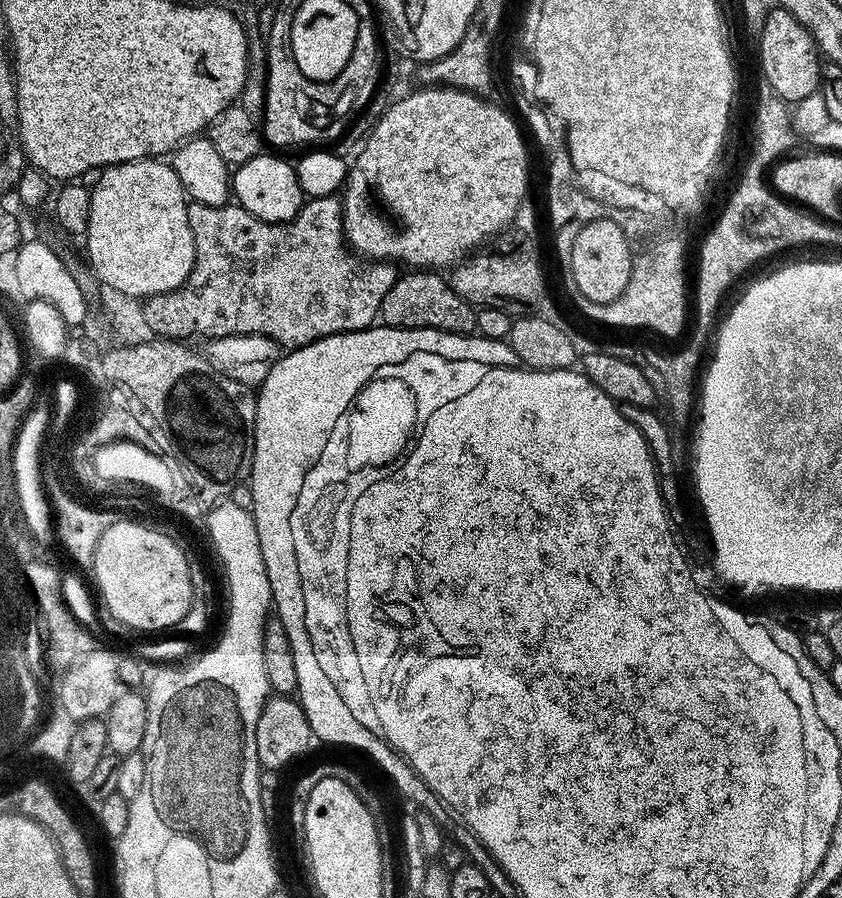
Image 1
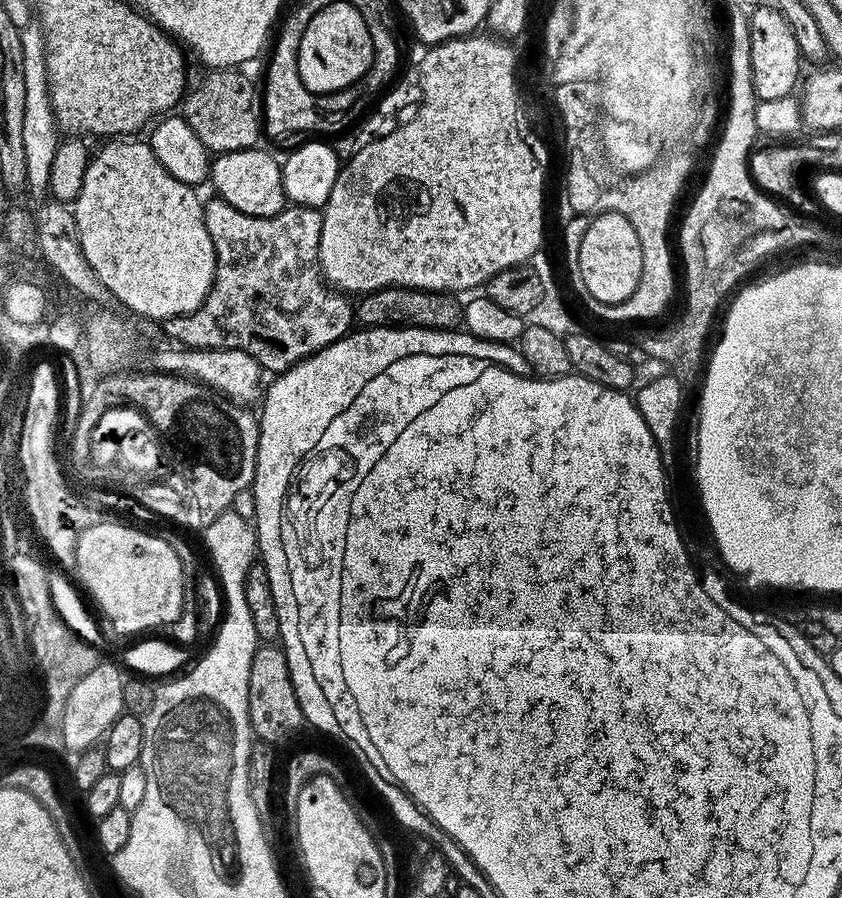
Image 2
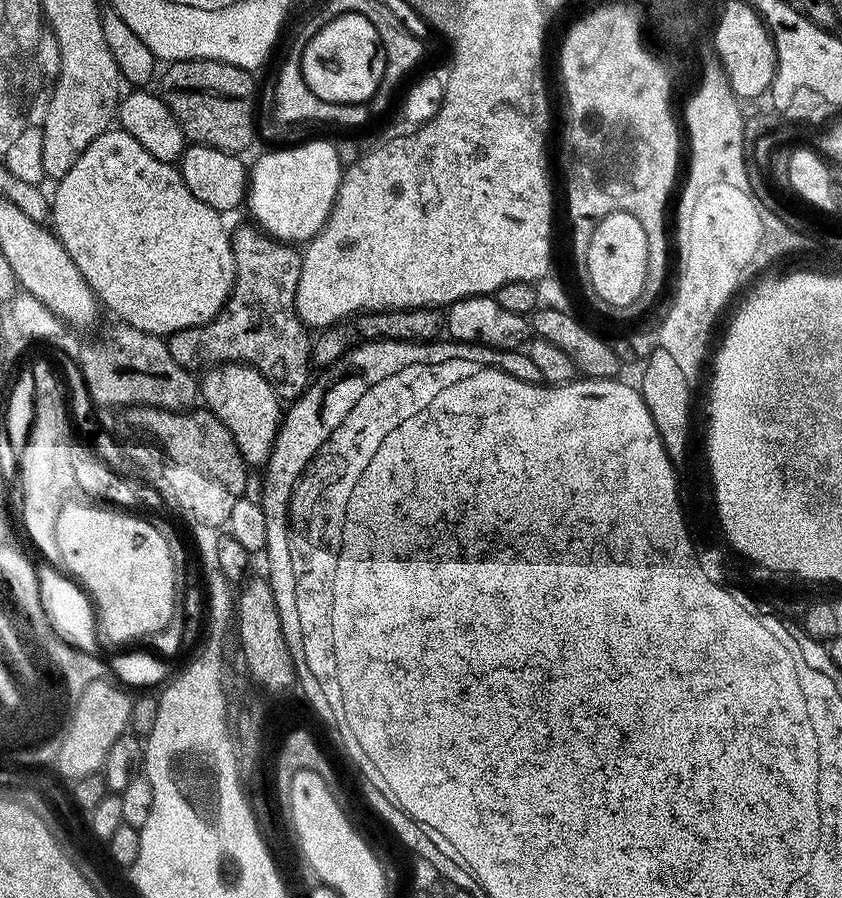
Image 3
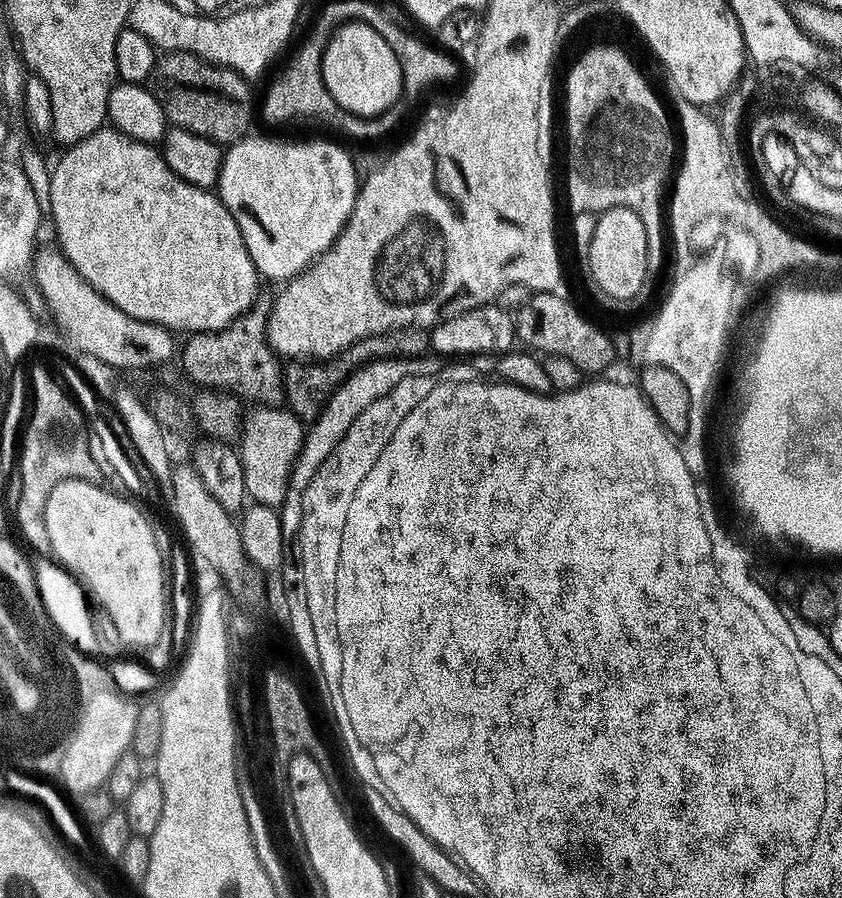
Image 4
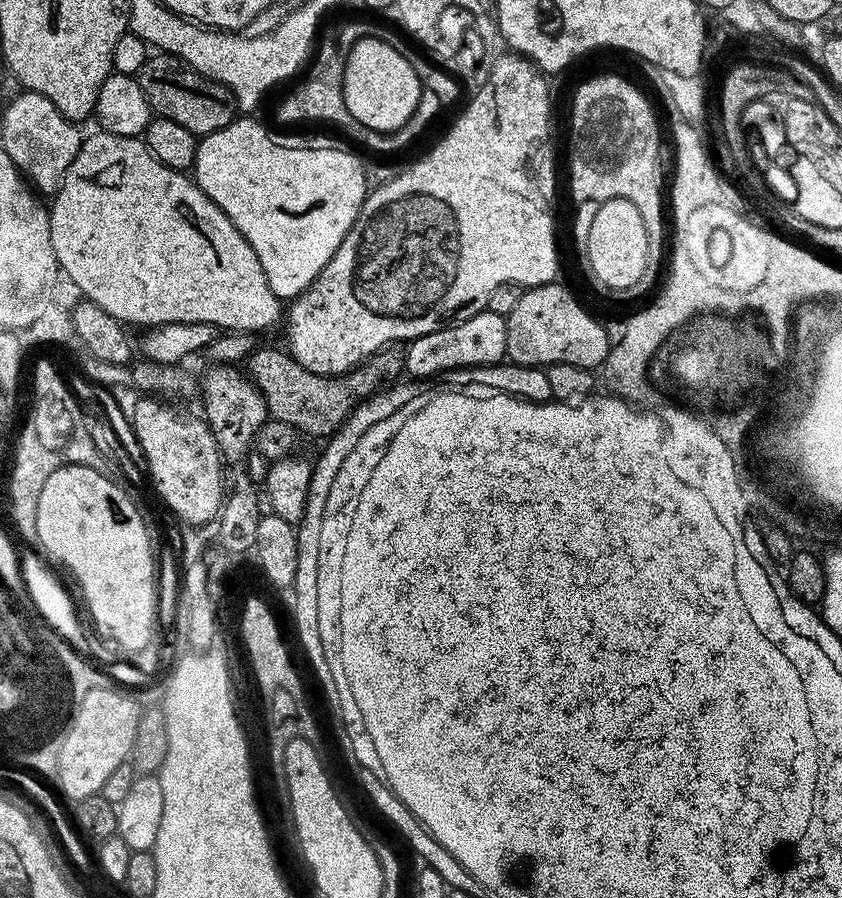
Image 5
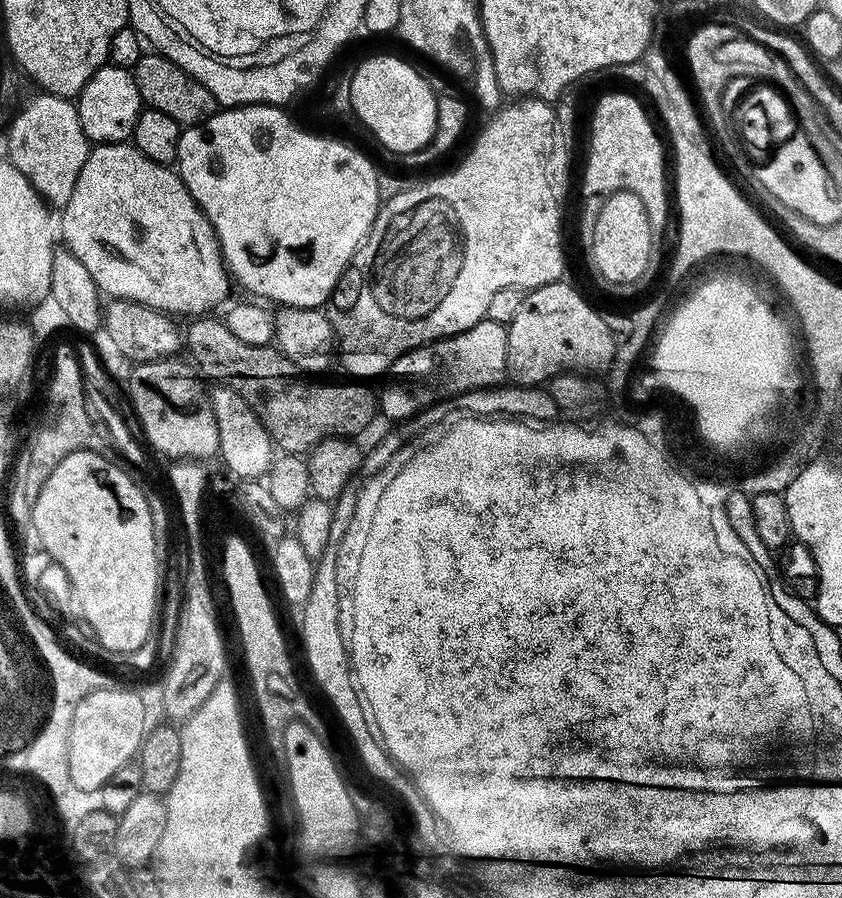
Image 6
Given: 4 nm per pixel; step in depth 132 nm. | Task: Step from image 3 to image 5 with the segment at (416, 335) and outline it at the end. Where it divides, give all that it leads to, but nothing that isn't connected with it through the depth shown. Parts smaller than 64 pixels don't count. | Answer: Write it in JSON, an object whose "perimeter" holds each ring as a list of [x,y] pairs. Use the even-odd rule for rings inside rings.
{"perimeter":[[[400,346],[383,348],[381,352],[368,357],[364,363],[352,368],[344,376],[319,376],[303,368],[293,356],[288,355],[287,351],[259,348],[247,357],[247,375],[265,399],[269,417],[278,422],[289,423],[305,437],[331,436],[342,427],[348,413],[357,404],[397,383],[406,372],[405,349]]]}

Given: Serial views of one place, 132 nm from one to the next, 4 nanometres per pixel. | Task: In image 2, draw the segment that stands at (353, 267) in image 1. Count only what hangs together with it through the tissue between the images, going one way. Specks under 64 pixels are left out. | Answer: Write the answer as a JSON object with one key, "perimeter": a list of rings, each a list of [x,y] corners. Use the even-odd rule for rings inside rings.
{"perimeter":[[[213,197],[212,202],[208,202],[206,206],[206,211],[204,214],[204,221],[206,222],[207,233],[210,234],[211,242],[214,244],[214,250],[216,254],[217,265],[225,265],[227,269],[227,277],[229,280],[240,280],[243,276],[254,276],[258,274],[260,277],[260,282],[256,277],[253,277],[253,281],[260,283],[262,290],[266,290],[266,294],[272,294],[276,298],[276,302],[282,304],[282,326],[280,326],[280,340],[286,348],[286,354],[282,356],[282,362],[288,362],[292,360],[297,363],[299,360],[304,360],[307,356],[312,356],[316,352],[320,352],[326,347],[326,345],[333,344],[333,342],[338,341],[341,337],[347,335],[354,324],[354,308],[351,301],[339,291],[333,290],[331,287],[327,286],[327,283],[323,279],[323,275],[319,269],[319,247],[320,247],[320,234],[321,234],[321,211],[316,208],[302,207],[300,205],[291,205],[285,207],[284,210],[280,211],[274,216],[254,216],[248,214],[242,214],[241,211],[236,210],[225,200],[219,197]]]}

